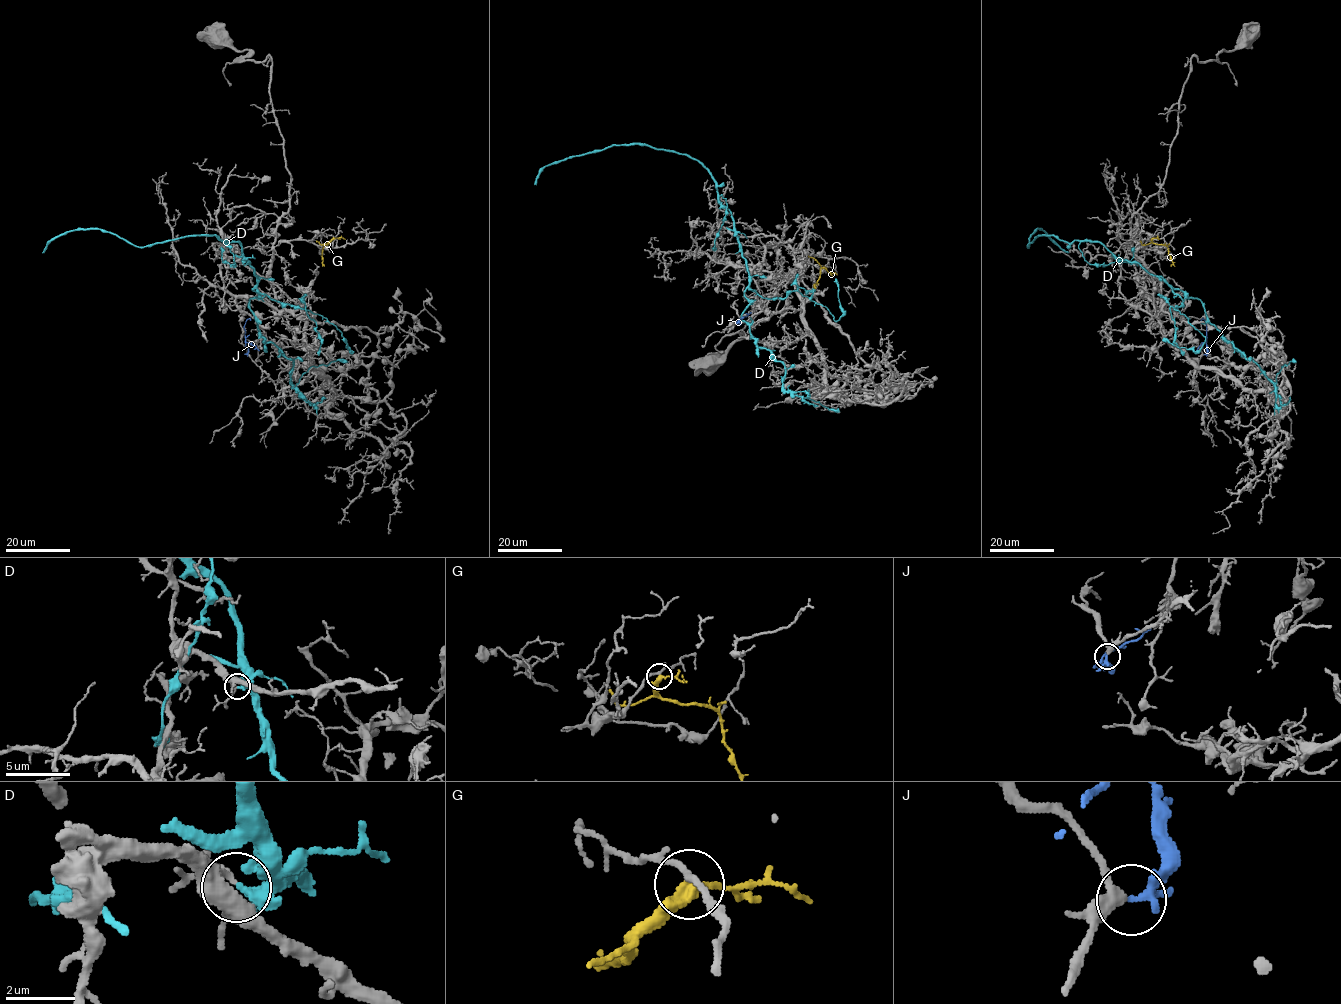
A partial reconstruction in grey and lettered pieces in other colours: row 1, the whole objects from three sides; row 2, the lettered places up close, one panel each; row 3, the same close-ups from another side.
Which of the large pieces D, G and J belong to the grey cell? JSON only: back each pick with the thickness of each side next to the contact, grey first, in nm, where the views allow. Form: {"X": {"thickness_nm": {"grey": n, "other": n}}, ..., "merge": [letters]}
{"J": {"thickness_nm": {"grey": 320, "other": 240}}, "merge": ["J"]}

